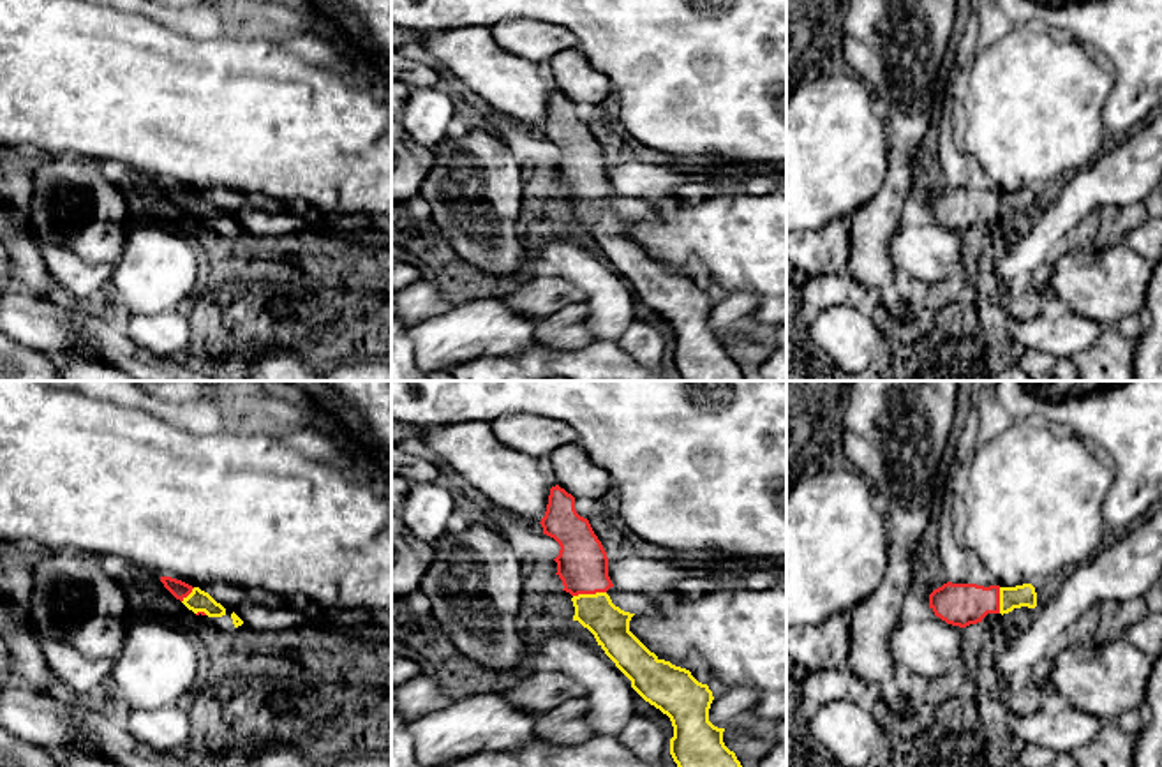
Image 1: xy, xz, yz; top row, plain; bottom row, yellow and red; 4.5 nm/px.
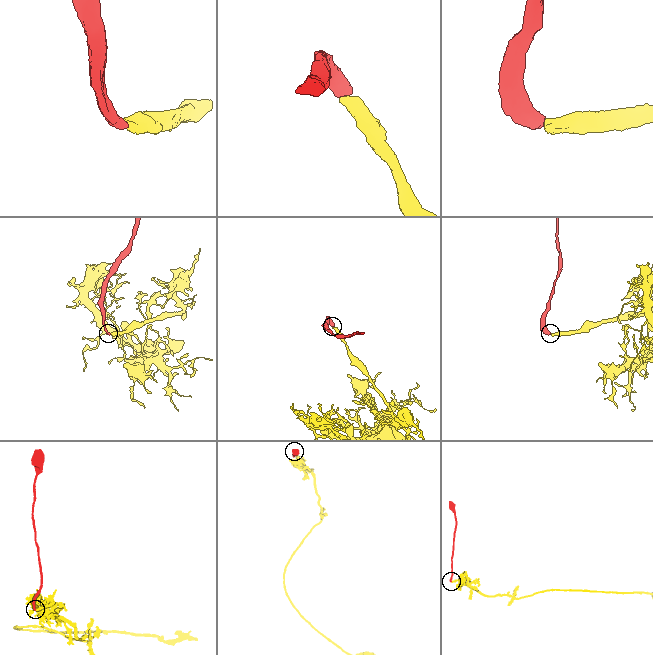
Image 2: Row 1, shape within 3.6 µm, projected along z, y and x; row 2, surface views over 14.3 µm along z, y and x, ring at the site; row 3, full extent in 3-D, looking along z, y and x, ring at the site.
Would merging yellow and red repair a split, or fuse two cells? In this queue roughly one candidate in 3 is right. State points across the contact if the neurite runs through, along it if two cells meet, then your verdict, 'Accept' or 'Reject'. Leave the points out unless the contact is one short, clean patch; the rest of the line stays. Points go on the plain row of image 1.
Path across: xz (610, 231), (593, 214), (589, 200), (582, 170). Accept

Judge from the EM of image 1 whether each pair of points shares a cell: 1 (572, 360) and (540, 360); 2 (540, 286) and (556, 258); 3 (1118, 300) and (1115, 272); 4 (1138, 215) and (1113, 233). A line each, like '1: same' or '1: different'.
1: same
2: different
3: same
4: same

